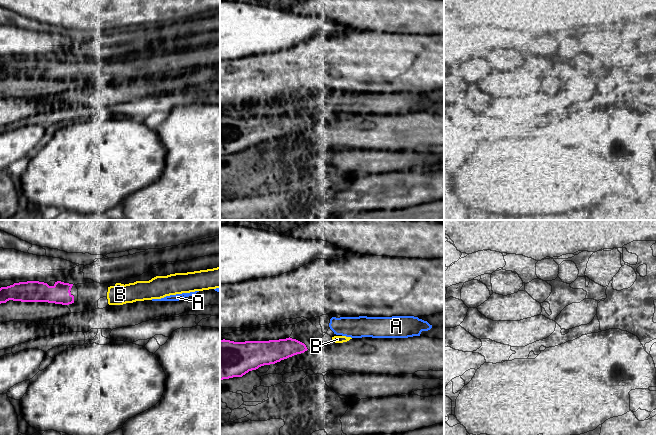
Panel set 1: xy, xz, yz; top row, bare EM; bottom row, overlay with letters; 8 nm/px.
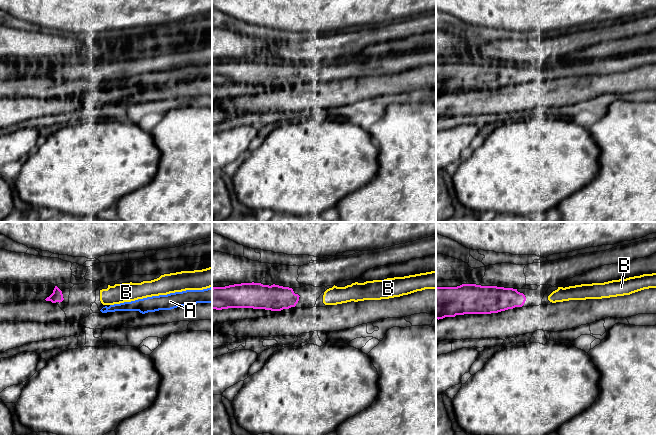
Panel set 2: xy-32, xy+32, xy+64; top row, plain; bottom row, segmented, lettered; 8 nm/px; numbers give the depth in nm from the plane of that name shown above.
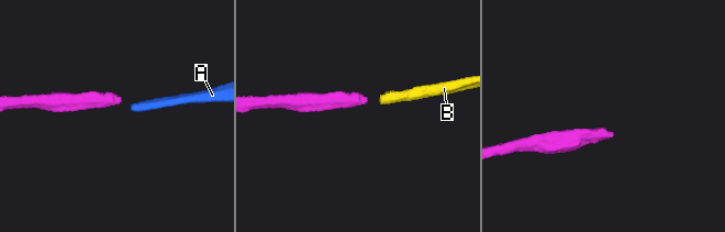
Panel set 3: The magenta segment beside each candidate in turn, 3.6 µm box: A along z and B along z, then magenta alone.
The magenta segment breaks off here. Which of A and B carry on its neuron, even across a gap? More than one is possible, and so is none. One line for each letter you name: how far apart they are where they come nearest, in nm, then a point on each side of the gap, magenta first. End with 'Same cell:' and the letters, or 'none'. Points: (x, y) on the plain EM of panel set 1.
B: 220 nm | xz (307, 125), (332, 115)
Same cell: B

